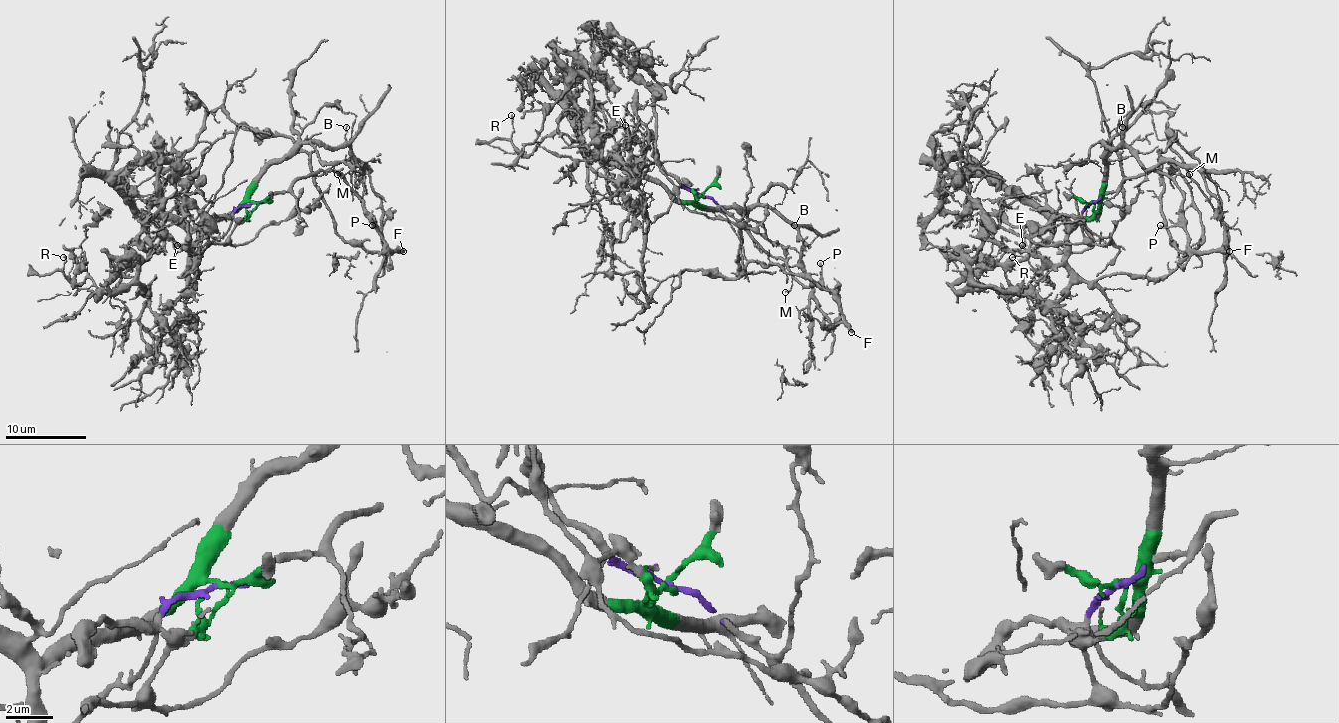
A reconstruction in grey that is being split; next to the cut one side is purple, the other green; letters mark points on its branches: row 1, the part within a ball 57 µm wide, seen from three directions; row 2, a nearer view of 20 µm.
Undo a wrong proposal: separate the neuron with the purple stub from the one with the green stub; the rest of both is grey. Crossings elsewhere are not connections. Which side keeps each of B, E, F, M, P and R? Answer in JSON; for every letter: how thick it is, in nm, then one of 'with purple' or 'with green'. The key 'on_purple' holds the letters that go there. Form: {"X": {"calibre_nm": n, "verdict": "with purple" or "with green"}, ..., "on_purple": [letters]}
{"B": {"calibre_nm": 110, "verdict": "with green"}, "E": {"calibre_nm": 150, "verdict": "with green"}, "F": {"calibre_nm": 360, "verdict": "with purple"}, "M": {"calibre_nm": 120, "verdict": "with purple"}, "P": {"calibre_nm": 140, "verdict": "with purple"}, "R": {"calibre_nm": 130, "verdict": "with green"}, "on_purple": ["F", "M", "P"]}

